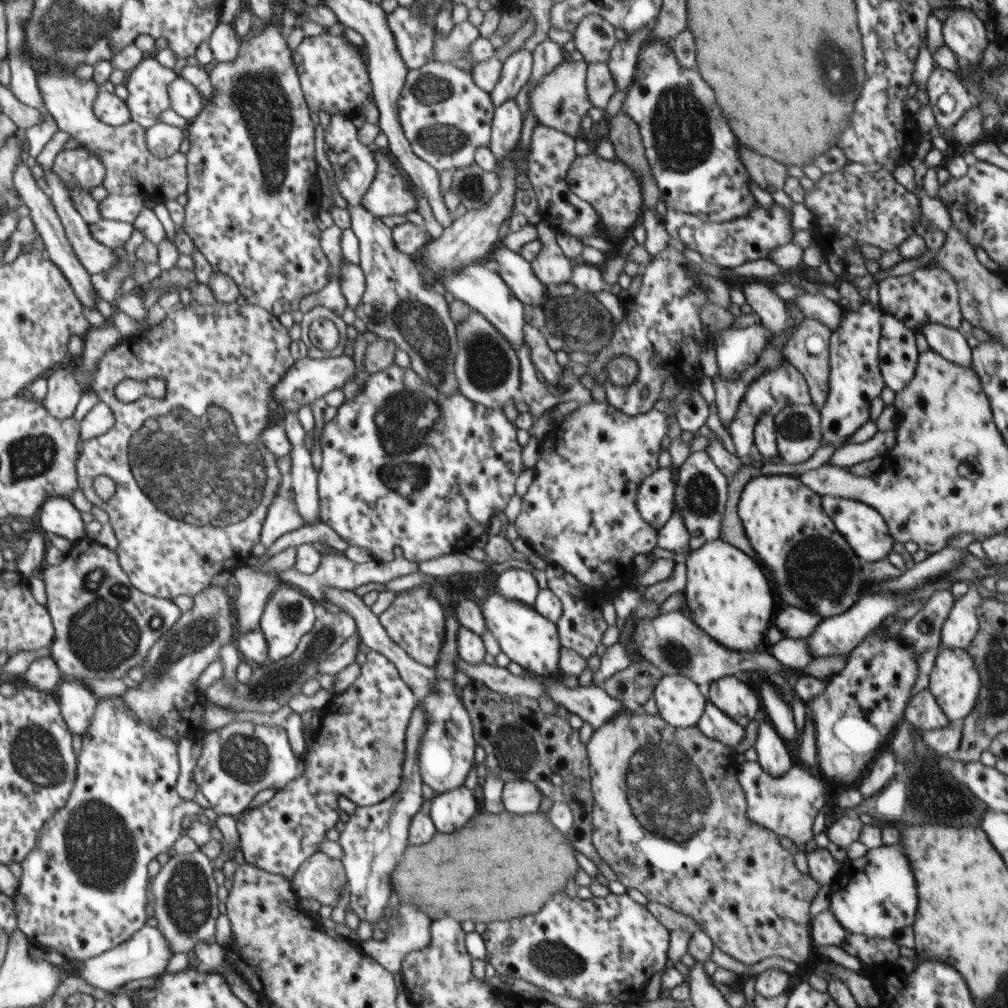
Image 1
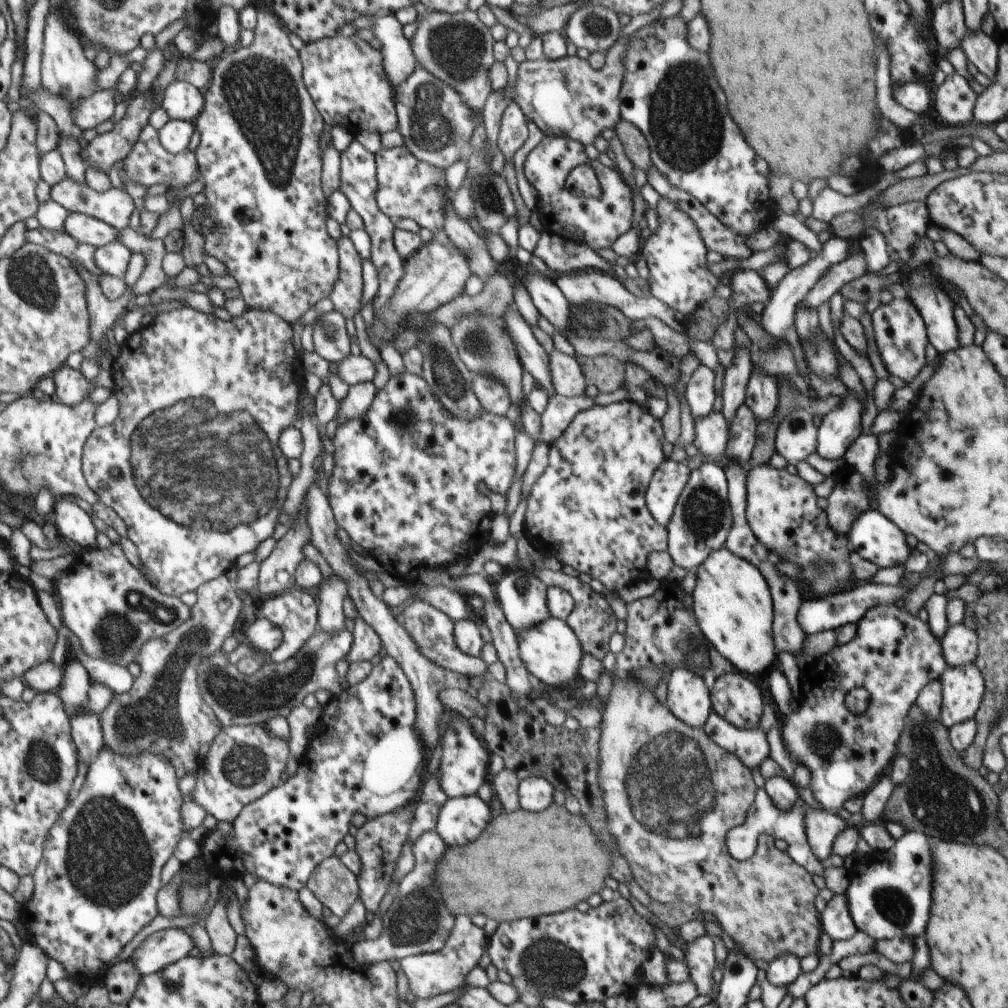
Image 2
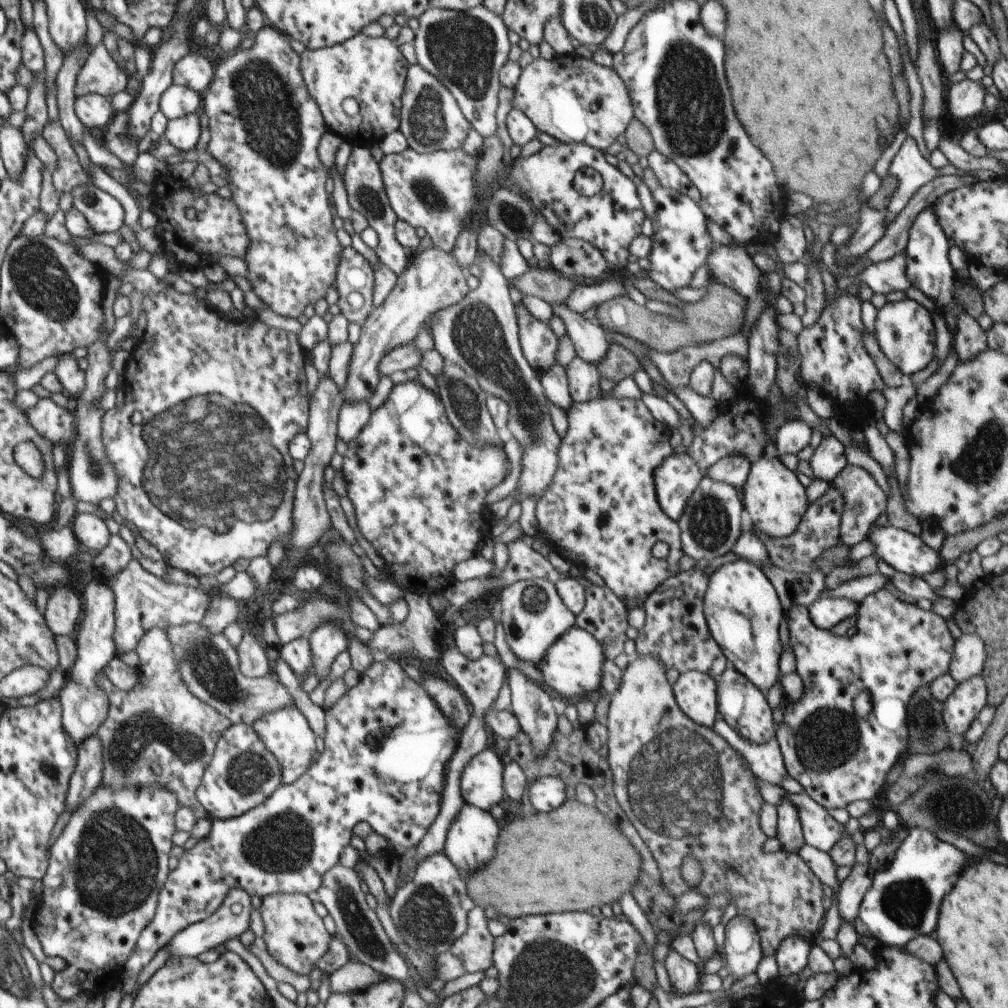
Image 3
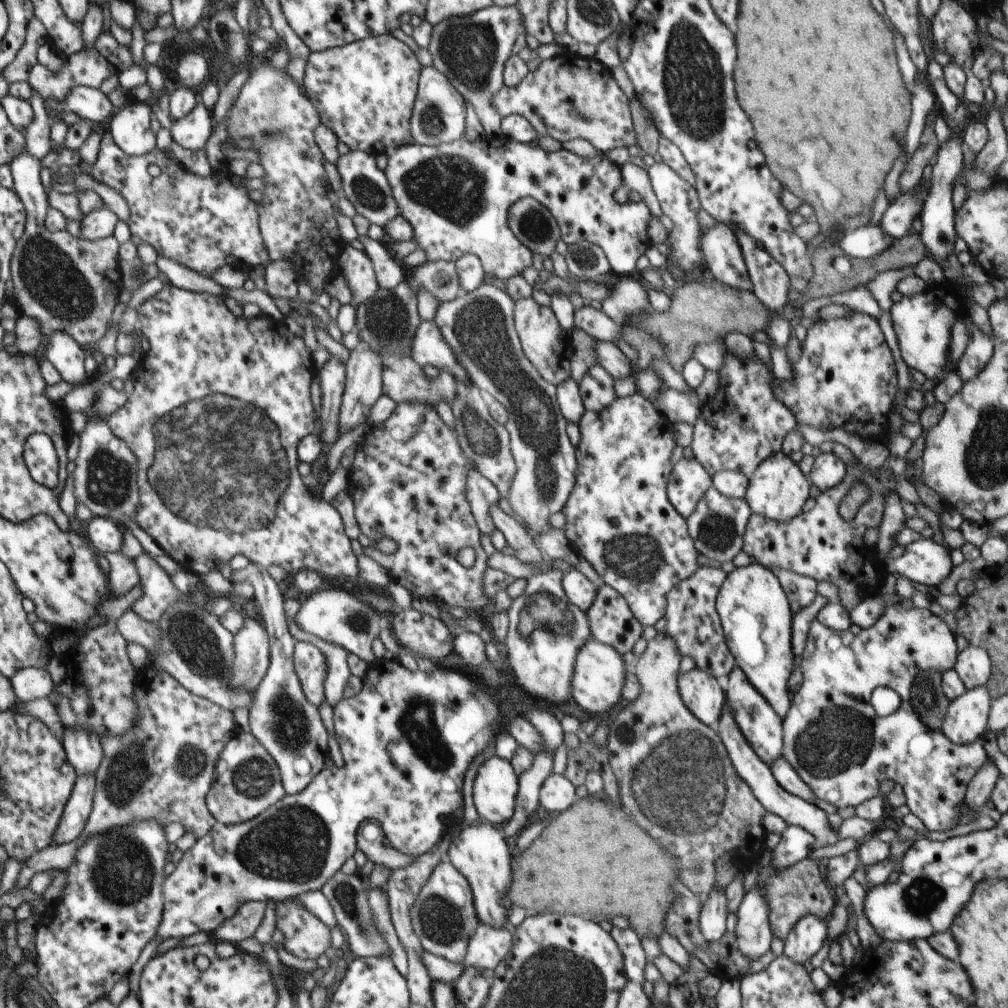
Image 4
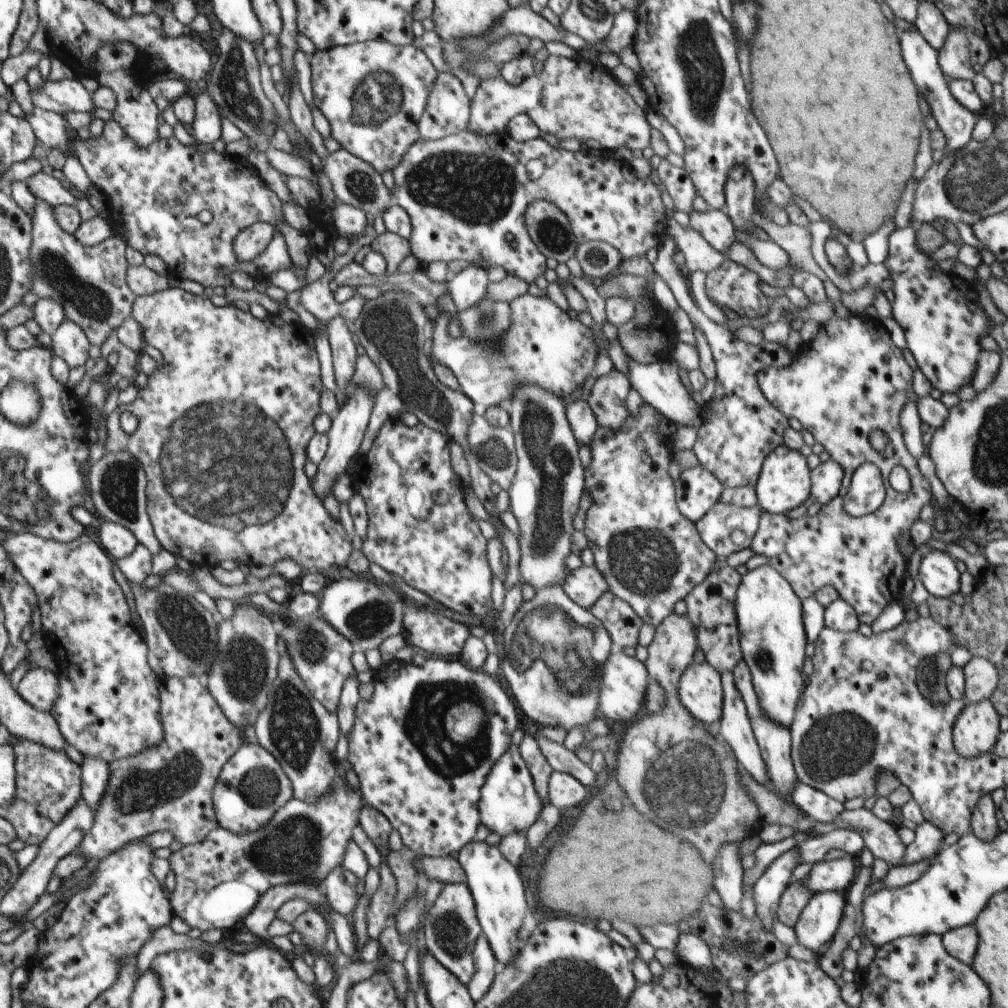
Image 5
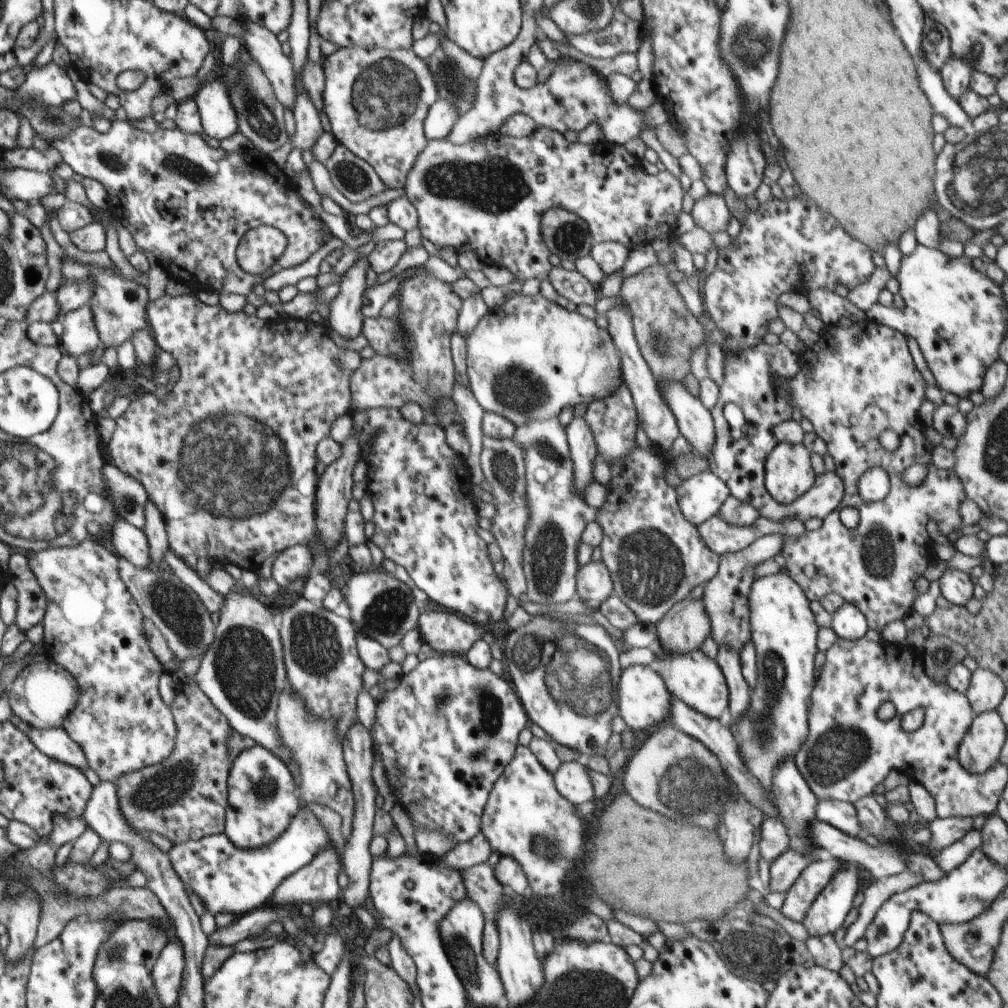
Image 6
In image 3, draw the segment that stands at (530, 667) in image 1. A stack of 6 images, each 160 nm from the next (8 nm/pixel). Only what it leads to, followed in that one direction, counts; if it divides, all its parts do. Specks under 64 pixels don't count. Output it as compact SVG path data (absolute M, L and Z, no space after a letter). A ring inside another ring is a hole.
M572 626L548 648L547 652L537 668L544 675L545 688L552 694L566 700L574 696L584 697L588 692L600 690L602 664L607 659L604 658L600 642L592 634Z

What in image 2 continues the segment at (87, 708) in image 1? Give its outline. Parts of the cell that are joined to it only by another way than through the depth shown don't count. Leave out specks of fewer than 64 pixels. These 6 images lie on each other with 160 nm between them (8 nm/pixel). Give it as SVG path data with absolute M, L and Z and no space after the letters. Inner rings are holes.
M77 711L72 716L72 732L76 744L79 745L80 762L89 767L104 746L100 716L86 711Z

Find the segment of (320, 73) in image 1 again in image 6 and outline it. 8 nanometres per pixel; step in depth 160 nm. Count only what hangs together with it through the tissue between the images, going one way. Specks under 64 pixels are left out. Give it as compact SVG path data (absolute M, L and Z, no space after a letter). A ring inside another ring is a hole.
M340 47L323 58L324 91L323 112L330 119L332 136L339 145L348 148L352 154L368 162L384 182L386 189L404 189L408 172L412 170L416 156L429 142L424 134L424 120L430 106L438 100L438 88L426 60L417 56L414 50L387 50L382 48Z

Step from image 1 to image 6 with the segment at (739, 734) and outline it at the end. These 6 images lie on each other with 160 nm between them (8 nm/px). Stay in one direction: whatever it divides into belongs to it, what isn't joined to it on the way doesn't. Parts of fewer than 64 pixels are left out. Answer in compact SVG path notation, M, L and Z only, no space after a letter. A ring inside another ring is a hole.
M818 798L816 819L830 824L852 837L863 836L863 830L860 828L860 822L858 822L858 816L856 816L856 810L852 803Z

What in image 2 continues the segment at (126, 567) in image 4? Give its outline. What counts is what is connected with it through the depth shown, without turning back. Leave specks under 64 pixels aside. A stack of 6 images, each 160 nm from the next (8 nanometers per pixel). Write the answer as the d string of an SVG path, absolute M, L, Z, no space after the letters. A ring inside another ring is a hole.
M76 658L67 659L63 686L59 688L58 695L63 698L66 710L70 715L77 711L86 711L100 716L103 710L112 702L115 695L105 684L96 682L87 671L87 668Z

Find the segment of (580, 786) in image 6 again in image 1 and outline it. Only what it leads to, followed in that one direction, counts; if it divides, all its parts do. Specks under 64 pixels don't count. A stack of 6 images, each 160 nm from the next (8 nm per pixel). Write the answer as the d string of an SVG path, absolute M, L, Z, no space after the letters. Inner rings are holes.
M505 781L503 803L508 812L517 815L535 813L539 810L542 799L542 791L532 781Z

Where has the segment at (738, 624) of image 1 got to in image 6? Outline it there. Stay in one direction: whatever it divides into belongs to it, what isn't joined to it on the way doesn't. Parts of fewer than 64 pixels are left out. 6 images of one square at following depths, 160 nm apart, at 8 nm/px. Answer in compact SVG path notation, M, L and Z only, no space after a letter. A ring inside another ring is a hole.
M784 572L752 582L748 610L758 677L746 714L731 729L748 773L766 790L768 801L774 803L772 768L776 768L784 756L794 759L808 736L808 706L817 680L814 659L819 652L816 647L819 627L803 589Z

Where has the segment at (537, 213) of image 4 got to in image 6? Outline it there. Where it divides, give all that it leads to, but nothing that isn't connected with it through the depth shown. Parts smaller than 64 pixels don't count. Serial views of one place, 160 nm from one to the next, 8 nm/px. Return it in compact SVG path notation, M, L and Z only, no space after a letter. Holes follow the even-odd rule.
M550 208L540 218L540 232L546 248L561 260L576 261L590 255L594 242L588 224L564 208Z

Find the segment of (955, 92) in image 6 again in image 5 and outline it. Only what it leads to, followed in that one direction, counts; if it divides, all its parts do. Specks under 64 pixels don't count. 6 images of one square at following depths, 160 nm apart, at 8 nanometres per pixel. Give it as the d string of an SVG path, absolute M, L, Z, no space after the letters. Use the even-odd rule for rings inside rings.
M949 27L946 42L938 50L940 69L947 79L972 81L995 54L982 36L966 28Z

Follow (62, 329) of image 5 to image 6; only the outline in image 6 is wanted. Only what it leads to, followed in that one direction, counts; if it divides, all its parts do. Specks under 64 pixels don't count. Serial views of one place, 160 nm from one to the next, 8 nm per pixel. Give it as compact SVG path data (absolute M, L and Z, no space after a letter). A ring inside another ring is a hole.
M90 306L72 310L60 320L63 326L59 347L67 355L77 359L81 354L93 354L101 340L95 326L94 314Z

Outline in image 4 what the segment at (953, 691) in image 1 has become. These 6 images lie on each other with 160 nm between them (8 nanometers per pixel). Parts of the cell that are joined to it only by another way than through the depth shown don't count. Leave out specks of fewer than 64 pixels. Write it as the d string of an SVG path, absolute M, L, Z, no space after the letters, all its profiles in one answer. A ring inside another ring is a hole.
M985 687L966 690L949 702L941 732L953 744L971 744L983 739L990 714L991 697Z

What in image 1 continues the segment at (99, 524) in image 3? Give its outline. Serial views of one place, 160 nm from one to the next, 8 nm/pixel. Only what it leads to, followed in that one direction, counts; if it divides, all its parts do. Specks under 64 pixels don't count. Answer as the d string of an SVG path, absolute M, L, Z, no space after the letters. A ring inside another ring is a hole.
M48 498L39 511L40 526L49 536L62 536L73 543L87 538L82 516L70 500L66 502L66 498Z

